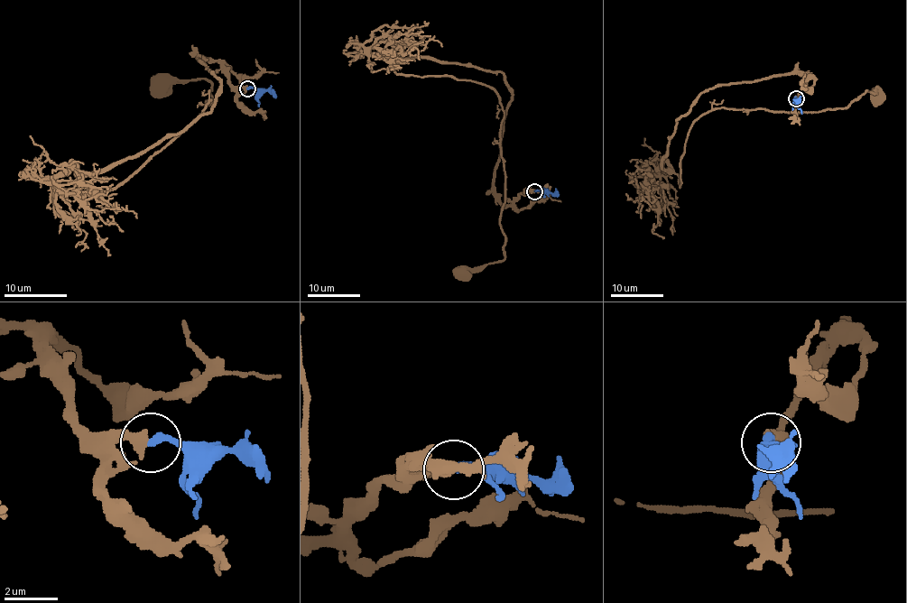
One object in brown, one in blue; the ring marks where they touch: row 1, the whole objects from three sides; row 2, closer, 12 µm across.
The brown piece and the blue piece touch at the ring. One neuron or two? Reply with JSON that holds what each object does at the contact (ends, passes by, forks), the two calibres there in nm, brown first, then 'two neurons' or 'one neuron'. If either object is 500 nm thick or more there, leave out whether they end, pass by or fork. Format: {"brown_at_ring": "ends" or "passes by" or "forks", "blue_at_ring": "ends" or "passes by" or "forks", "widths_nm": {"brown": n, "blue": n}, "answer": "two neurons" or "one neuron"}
{"brown_at_ring": "passes by", "blue_at_ring": "ends", "widths_nm": {"brown": 280, "blue": 300}, "answer": "one neuron"}

